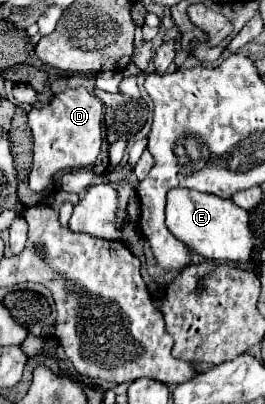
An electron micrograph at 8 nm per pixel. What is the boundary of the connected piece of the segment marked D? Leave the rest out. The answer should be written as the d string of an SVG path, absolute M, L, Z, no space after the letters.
M72 88L58 94L48 106L32 108L28 112L28 126L34 138L34 166L28 176L28 184L34 192L50 190L43 204L51 206L57 191L52 176L58 170L76 170L88 168L96 162L102 146L102 130L104 130L104 104L96 98L96 94L86 88Z

